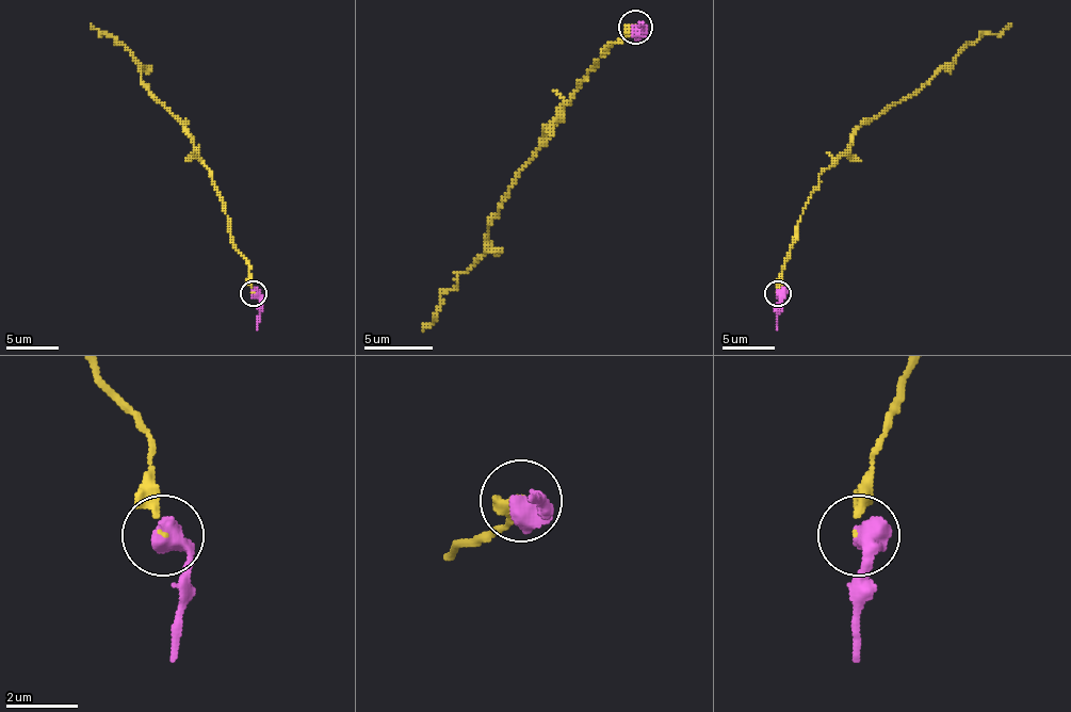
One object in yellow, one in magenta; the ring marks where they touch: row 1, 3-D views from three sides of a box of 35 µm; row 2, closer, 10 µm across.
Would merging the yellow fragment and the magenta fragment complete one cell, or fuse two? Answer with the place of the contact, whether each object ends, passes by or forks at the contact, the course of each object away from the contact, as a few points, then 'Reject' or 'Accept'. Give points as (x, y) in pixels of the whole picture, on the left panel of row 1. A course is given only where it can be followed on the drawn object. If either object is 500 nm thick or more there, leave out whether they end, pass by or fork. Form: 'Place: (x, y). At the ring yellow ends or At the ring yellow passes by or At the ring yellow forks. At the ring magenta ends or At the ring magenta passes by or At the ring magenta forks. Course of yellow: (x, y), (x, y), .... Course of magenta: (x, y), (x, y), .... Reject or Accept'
Place: (254, 293). Course of yellow: (254, 292), (246, 258), (233, 245), (223, 197), (212, 184), (191, 134), (149, 92), (135, 58), (91, 23). Course of magenta: (254, 292), (259, 301), (257, 329). Reject

